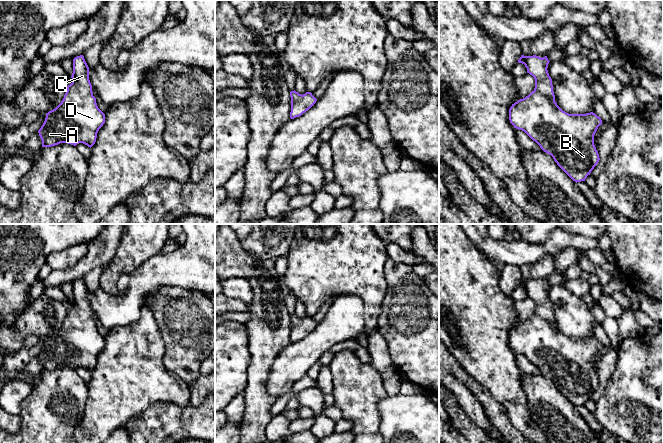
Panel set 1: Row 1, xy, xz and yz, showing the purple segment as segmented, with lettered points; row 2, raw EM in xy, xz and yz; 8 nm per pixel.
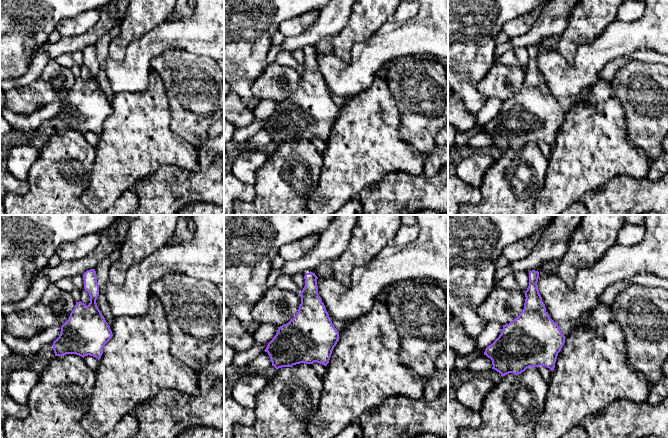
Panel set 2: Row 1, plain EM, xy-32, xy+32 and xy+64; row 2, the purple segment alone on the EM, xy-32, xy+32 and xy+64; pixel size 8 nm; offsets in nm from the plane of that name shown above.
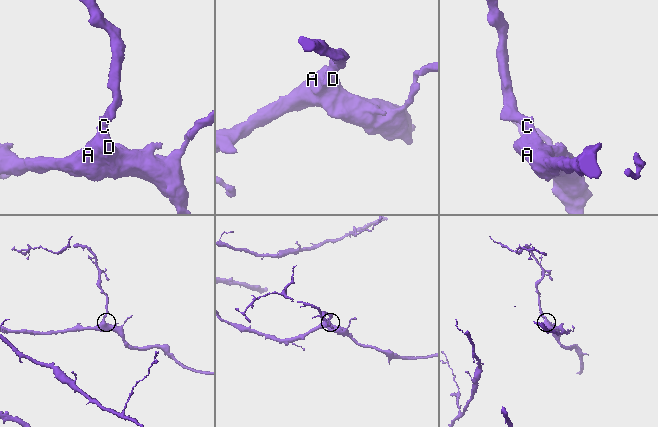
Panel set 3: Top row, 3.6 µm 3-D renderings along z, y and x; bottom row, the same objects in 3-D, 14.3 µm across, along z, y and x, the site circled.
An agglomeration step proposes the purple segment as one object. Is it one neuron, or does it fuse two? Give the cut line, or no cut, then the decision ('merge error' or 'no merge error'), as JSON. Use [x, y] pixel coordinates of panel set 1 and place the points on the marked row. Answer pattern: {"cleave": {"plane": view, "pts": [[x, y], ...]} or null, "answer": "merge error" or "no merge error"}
{"cleave": null, "answer": "no merge error"}

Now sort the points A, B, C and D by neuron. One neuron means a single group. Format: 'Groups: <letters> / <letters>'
Groups: A B C D

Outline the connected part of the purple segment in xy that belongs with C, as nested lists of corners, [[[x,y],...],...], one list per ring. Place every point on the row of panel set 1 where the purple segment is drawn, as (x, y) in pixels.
[[[83,55],[73,59],[71,78],[72,83],[67,86],[63,100],[55,109],[46,113],[45,121],[38,130],[42,147],[51,147],[60,143],[76,146],[83,143],[91,148],[96,142],[99,129],[105,123],[105,114],[98,108],[96,98],[93,96],[89,67]]]

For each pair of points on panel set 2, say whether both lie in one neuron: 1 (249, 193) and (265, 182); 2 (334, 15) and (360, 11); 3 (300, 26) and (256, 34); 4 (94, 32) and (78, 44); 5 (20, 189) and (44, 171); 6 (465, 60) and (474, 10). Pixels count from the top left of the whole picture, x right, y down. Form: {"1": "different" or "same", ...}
{"1": "different", "2": "different", "3": "different", "4": "same", "5": "different", "6": "same"}

